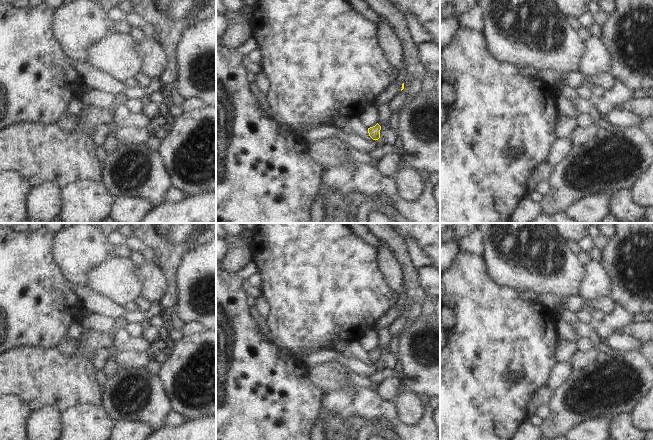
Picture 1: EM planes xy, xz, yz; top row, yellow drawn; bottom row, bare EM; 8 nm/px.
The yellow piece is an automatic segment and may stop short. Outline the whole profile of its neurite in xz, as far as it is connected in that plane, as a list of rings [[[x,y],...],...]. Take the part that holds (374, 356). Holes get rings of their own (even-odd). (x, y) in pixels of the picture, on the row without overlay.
[[[377,347],[375,350],[368,352],[369,360],[373,364],[378,364],[380,362],[381,350]]]

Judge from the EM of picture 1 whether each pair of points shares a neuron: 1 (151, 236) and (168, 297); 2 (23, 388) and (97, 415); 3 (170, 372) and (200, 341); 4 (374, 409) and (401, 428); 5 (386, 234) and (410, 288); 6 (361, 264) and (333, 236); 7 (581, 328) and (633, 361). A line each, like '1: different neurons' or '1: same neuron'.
1: same neuron
2: different neurons
3: same neuron
4: same neuron
5: same neuron
6: same neuron
7: same neuron

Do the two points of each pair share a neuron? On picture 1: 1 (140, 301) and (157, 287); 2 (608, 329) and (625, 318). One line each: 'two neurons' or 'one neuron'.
1: two neurons
2: one neuron

